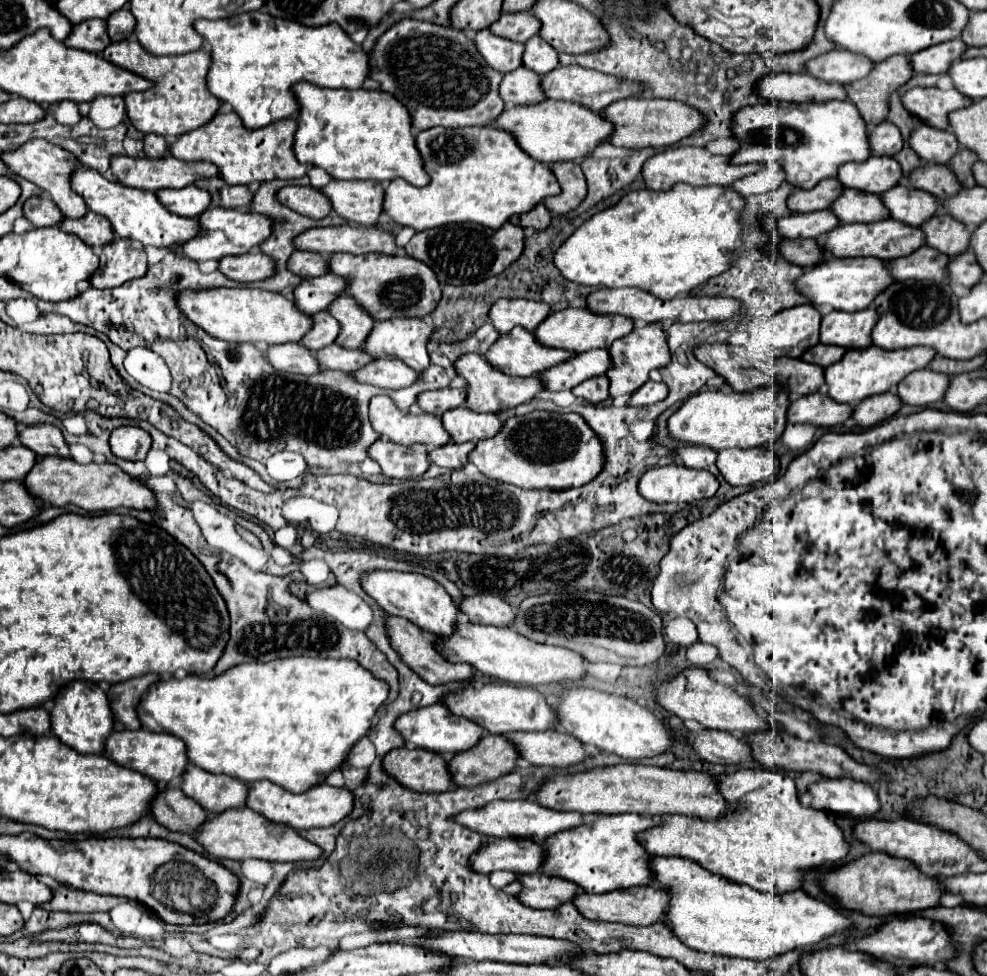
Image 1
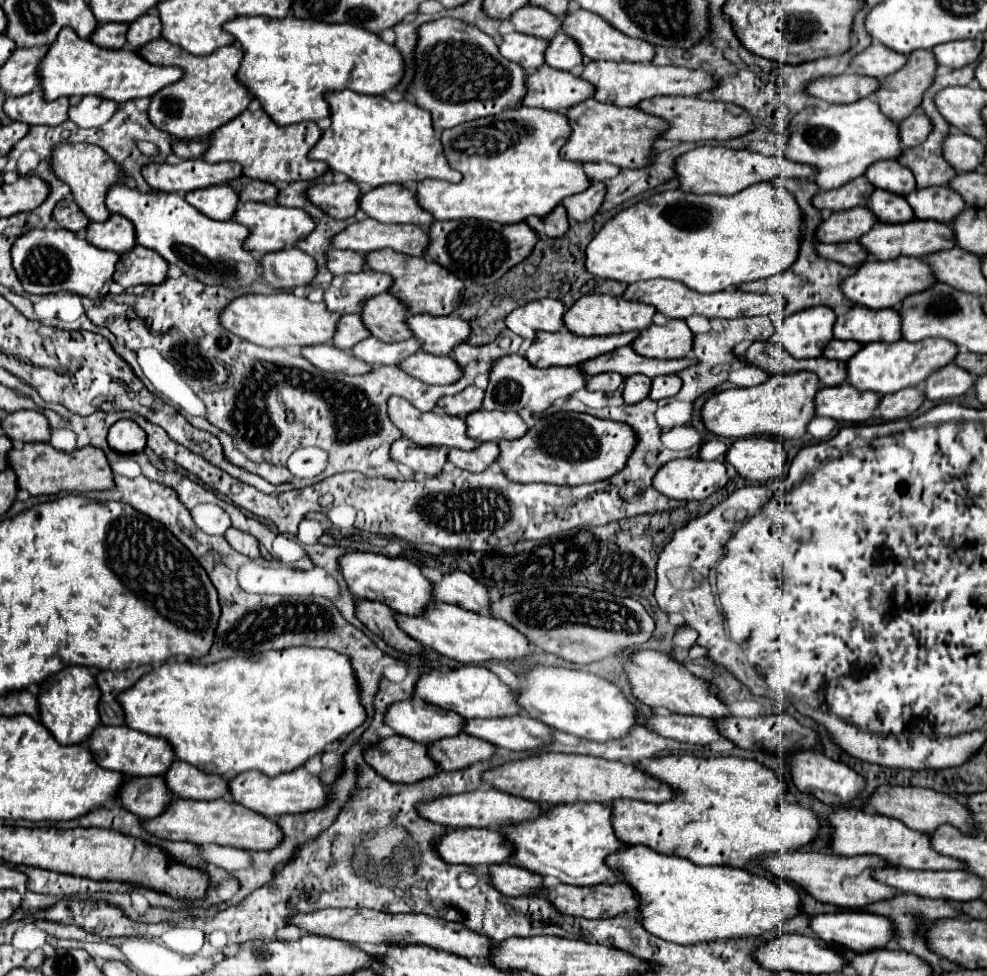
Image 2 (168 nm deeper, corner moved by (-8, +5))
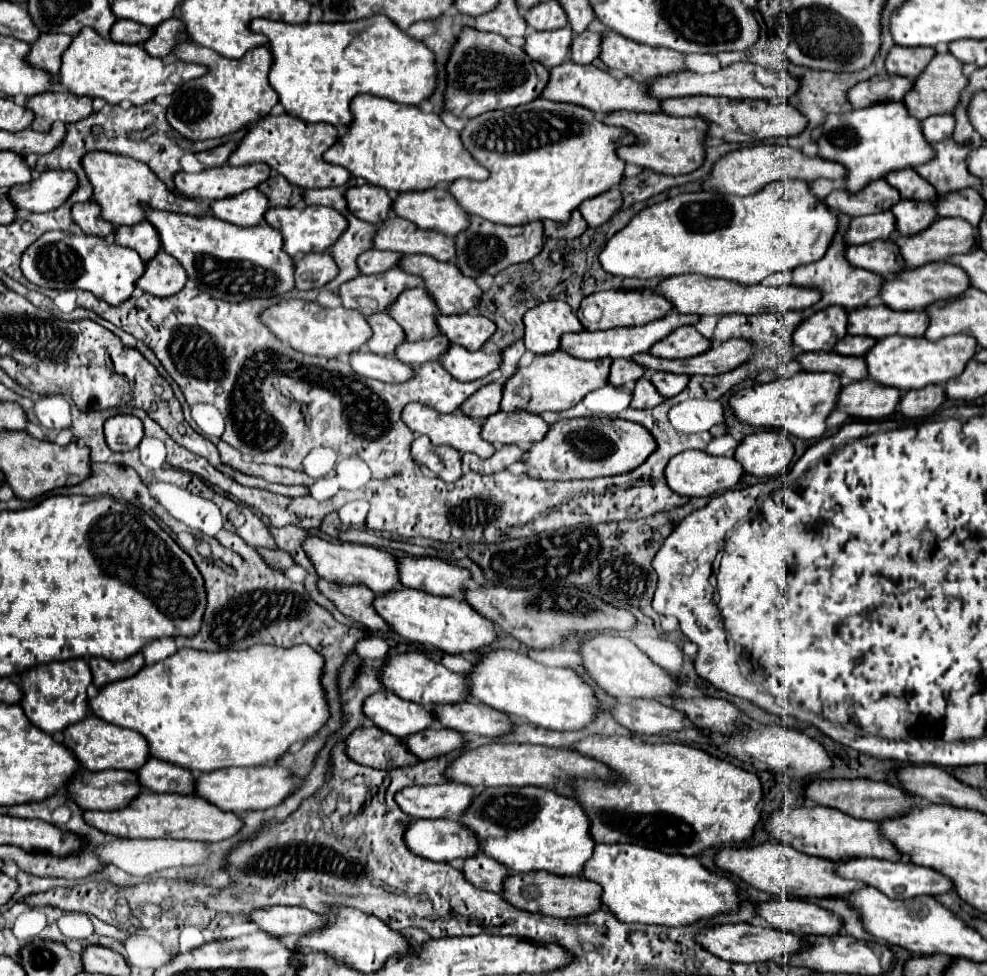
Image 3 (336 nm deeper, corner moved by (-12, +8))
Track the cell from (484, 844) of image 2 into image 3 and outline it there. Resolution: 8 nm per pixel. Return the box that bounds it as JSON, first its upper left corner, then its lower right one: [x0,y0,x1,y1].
[406,820,480,862]

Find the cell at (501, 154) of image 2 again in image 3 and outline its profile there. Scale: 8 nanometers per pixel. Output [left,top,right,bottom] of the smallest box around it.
[448,98,634,226]

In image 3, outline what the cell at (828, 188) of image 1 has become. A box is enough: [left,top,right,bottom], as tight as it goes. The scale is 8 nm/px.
[824,178,900,216]

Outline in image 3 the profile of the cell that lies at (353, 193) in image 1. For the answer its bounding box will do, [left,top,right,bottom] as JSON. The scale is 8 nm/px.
[394,188,468,236]

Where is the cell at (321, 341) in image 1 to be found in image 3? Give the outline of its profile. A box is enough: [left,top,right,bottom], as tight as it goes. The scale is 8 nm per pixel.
[366,312,404,356]

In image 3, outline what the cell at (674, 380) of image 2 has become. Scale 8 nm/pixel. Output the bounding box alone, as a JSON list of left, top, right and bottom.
[650,372,690,398]

